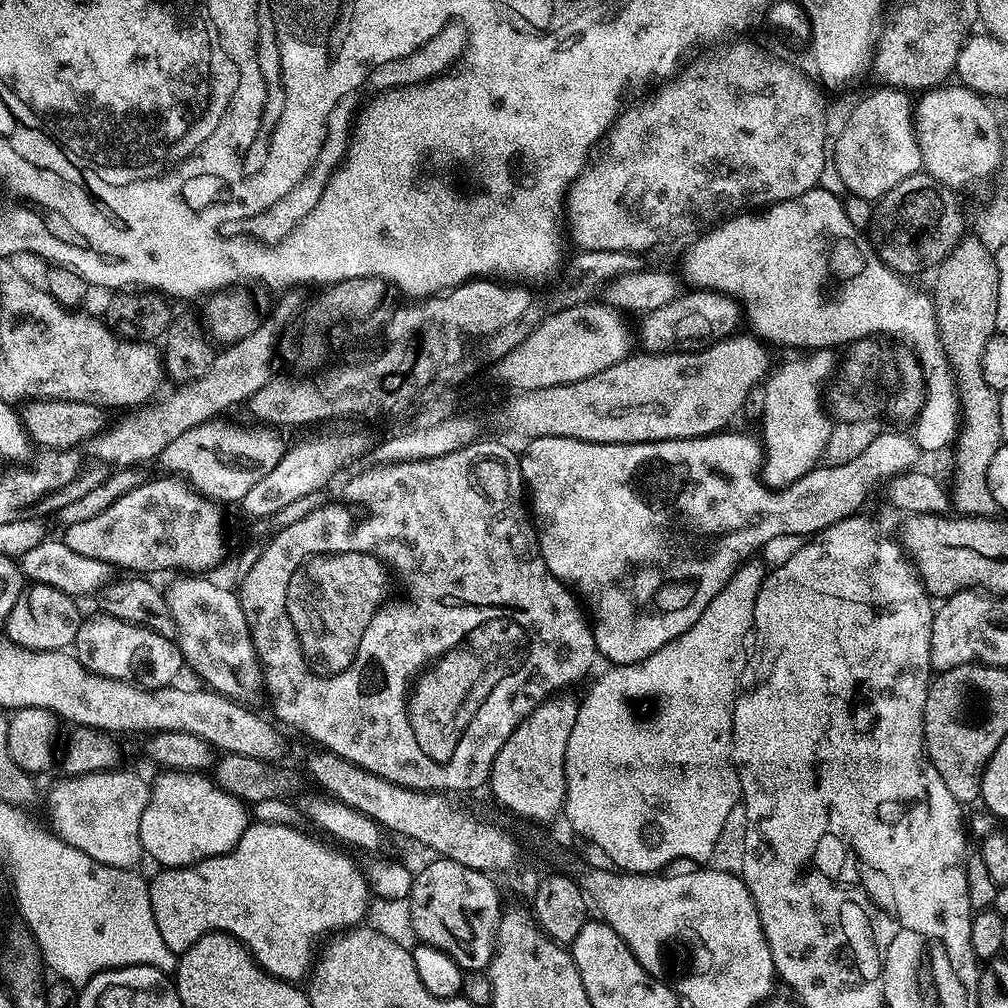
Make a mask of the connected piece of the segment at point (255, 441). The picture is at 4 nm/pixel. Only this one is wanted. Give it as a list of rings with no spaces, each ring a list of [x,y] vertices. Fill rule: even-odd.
[[[229,418],[207,420],[194,430],[186,430],[179,438],[174,438],[158,458],[158,464],[177,477],[186,478],[197,492],[209,500],[243,501],[250,489],[284,457],[286,444],[280,441],[281,433],[272,426],[261,426],[259,423],[235,424]]]

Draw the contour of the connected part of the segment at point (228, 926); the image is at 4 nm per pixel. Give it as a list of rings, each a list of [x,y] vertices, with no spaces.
[[[259,822],[249,823],[248,829],[242,834],[242,838],[223,856],[208,856],[201,860],[199,864],[190,864],[186,868],[164,868],[156,877],[151,877],[148,885],[150,894],[150,906],[154,910],[154,922],[158,922],[158,934],[162,934],[162,942],[170,946],[170,950],[177,954],[183,954],[198,942],[208,932],[227,932],[230,936],[235,936],[245,948],[251,951],[252,957],[264,971],[269,972],[271,976],[279,976],[281,980],[289,982],[300,982],[309,975],[310,969],[314,963],[314,949],[317,947],[316,939],[319,936],[327,937],[329,934],[335,934],[341,930],[347,930],[353,926],[359,925],[360,920],[368,912],[368,896],[370,889],[368,881],[362,868],[359,868],[348,856],[343,856],[340,852],[335,852],[332,848],[327,848],[324,844],[319,844],[316,840],[311,840],[301,829],[296,826],[286,824],[261,824]]]

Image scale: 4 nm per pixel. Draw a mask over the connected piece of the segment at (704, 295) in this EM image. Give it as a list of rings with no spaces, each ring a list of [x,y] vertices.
[[[688,290],[677,295],[666,306],[650,310],[639,317],[640,344],[645,353],[663,354],[665,352],[698,352],[709,348],[719,340],[727,340],[739,324],[742,324],[742,310],[731,297],[720,292],[707,290]]]

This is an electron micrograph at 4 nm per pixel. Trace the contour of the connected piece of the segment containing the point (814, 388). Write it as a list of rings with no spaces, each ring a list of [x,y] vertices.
[[[817,348],[800,354],[797,360],[784,364],[763,381],[764,388],[764,468],[762,479],[769,488],[789,488],[825,455],[833,421],[822,403],[822,389],[838,364],[837,353],[830,348]]]

